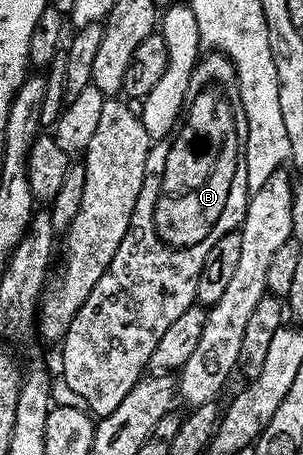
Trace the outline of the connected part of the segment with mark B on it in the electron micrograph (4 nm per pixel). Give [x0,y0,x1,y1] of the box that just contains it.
[61,52,249,418]

